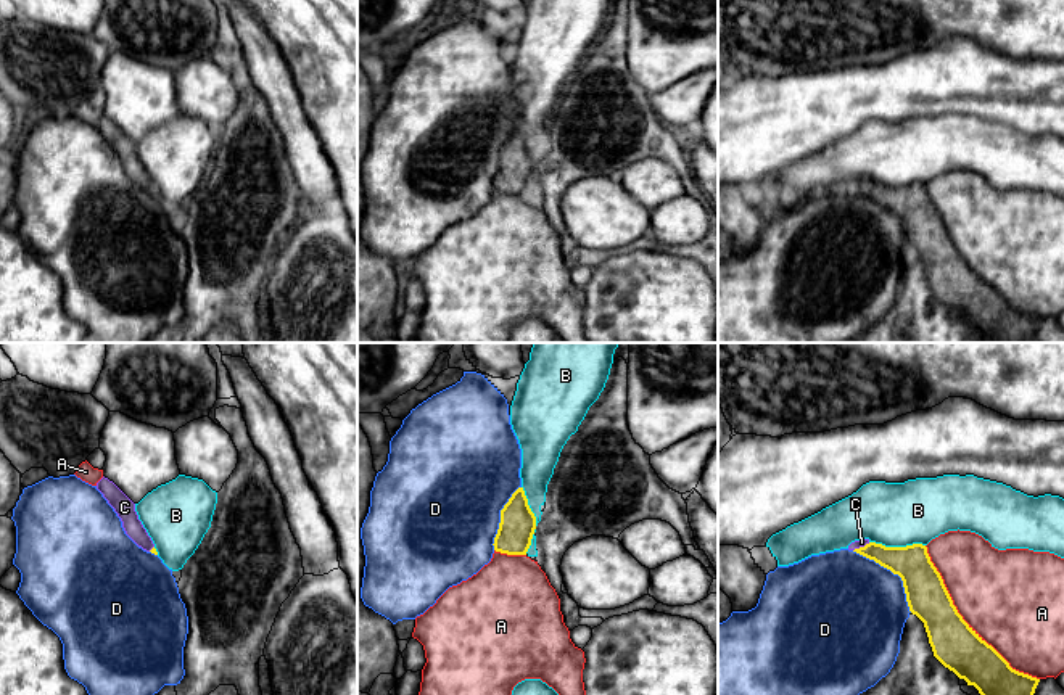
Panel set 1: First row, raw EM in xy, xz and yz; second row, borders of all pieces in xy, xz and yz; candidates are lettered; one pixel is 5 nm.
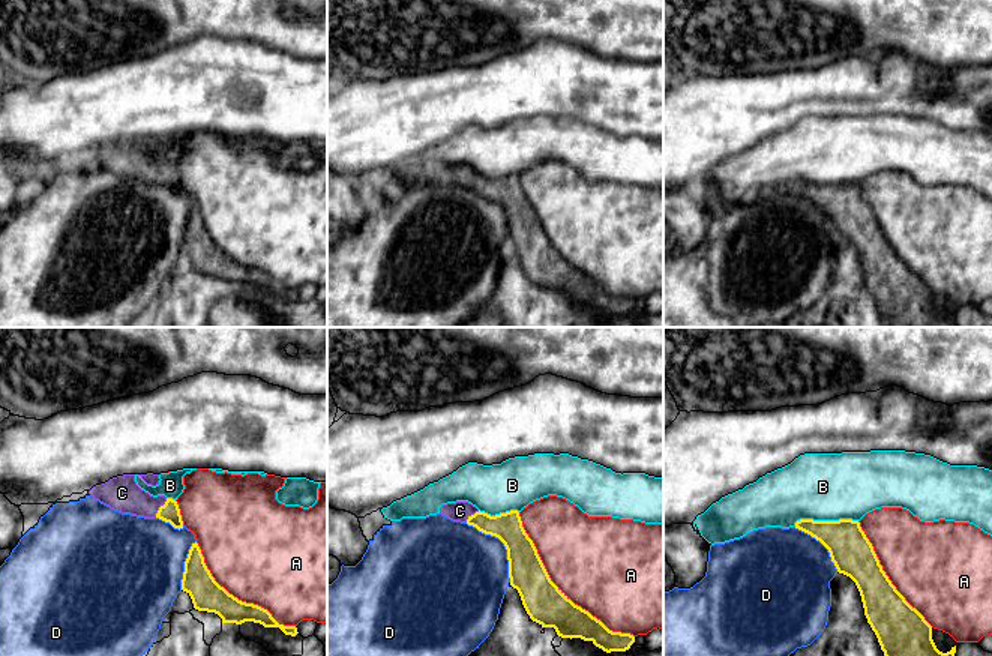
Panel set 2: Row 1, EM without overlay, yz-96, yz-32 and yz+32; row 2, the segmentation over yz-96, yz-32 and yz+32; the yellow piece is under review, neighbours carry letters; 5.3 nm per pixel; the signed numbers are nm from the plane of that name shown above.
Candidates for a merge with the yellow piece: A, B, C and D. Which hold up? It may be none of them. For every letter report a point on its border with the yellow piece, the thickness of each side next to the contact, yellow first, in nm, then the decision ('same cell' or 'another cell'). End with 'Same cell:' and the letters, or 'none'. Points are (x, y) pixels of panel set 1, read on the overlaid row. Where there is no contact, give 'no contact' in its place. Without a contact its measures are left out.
A: meets yellow in yz at (963, 620); 220 nm thick on the yellow side, 460 nm on the other; another cell
B: meets yellow in yz at (897, 547); 200 nm thick on the yellow side, 320 nm on the other; another cell
C: meets yellow in yz at (861, 547); 160 nm thick on the yellow side, 50 nm on the other; same cell
D: meets yellow in yz at (894, 573); 200 nm thick on the yellow side, 480 nm on the other; another cell
Same cell: C

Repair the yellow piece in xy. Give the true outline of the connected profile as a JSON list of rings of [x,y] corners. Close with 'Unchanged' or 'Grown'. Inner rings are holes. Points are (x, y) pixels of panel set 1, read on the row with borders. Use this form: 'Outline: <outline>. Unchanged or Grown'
Outline: [[[105,476],[97,483],[97,489],[103,494],[103,497],[121,518],[126,534],[143,550],[158,555],[151,537],[138,520],[135,504]]]. Grown

